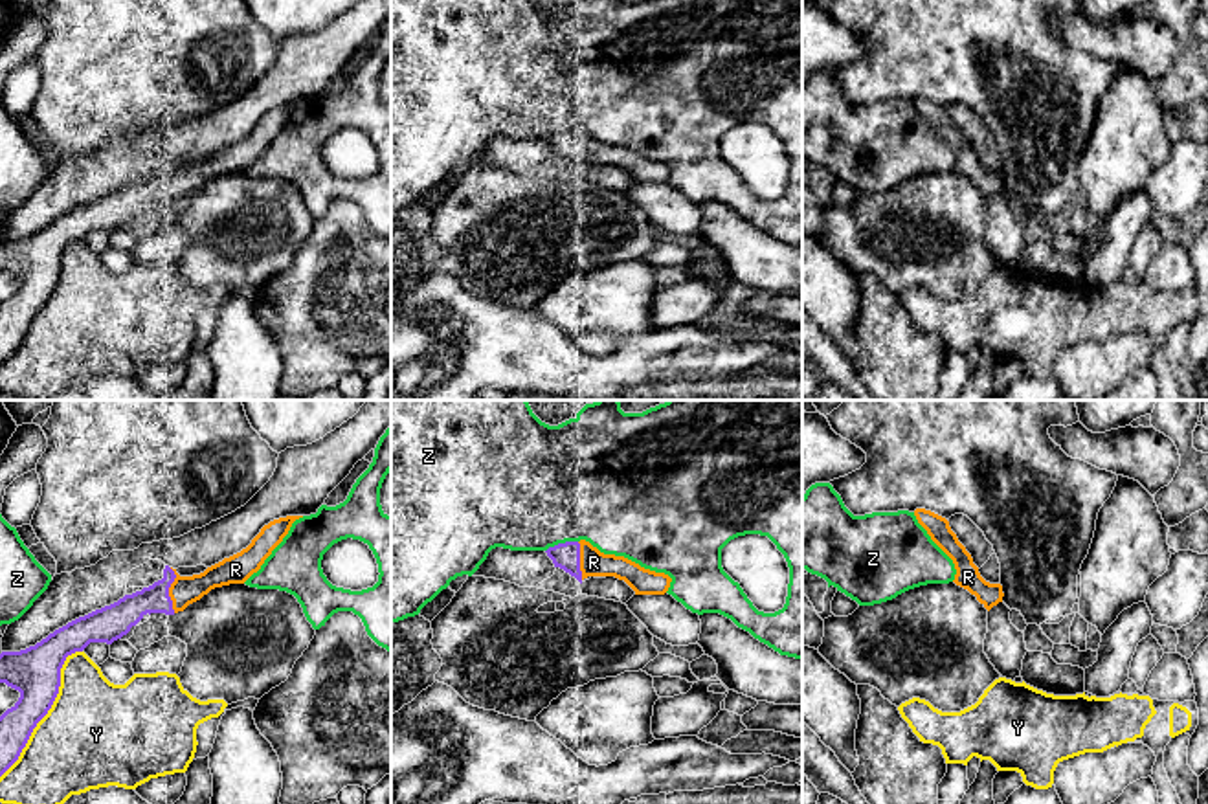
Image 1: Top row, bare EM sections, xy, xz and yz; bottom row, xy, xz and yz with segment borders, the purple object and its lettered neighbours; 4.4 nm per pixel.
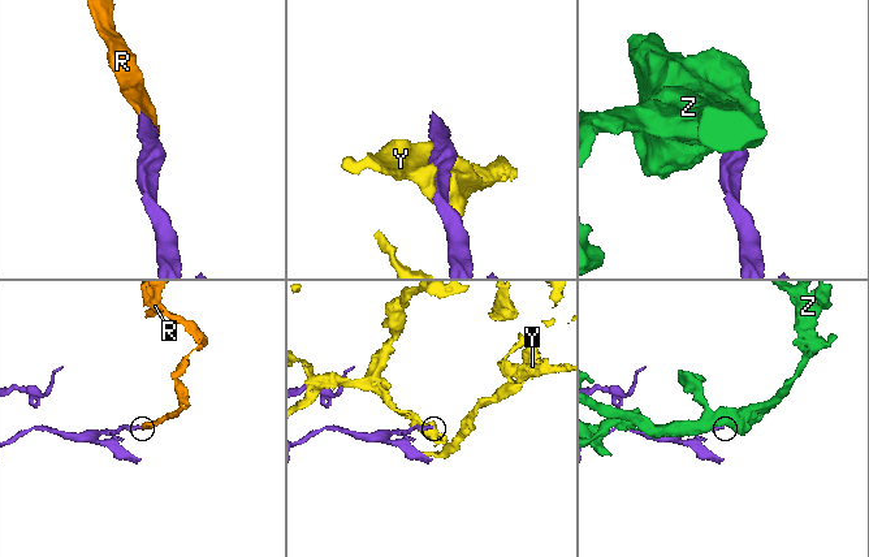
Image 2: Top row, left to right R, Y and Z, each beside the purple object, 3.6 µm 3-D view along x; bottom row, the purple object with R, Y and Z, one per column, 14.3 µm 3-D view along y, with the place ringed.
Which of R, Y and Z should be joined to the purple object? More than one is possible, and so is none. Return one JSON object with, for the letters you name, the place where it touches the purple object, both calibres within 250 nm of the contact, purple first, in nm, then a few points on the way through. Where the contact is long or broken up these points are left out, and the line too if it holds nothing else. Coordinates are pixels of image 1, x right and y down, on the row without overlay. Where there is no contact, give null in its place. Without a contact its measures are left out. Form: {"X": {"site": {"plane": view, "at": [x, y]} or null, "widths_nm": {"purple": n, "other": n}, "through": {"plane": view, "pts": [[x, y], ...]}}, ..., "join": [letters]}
{"R": {"site": {"plane": "xy", "at": [167, 178]}, "widths_nm": {"purple": 140, "other": 130}}, "join": ["R"]}

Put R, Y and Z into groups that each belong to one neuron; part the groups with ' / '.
R / Y / Z

